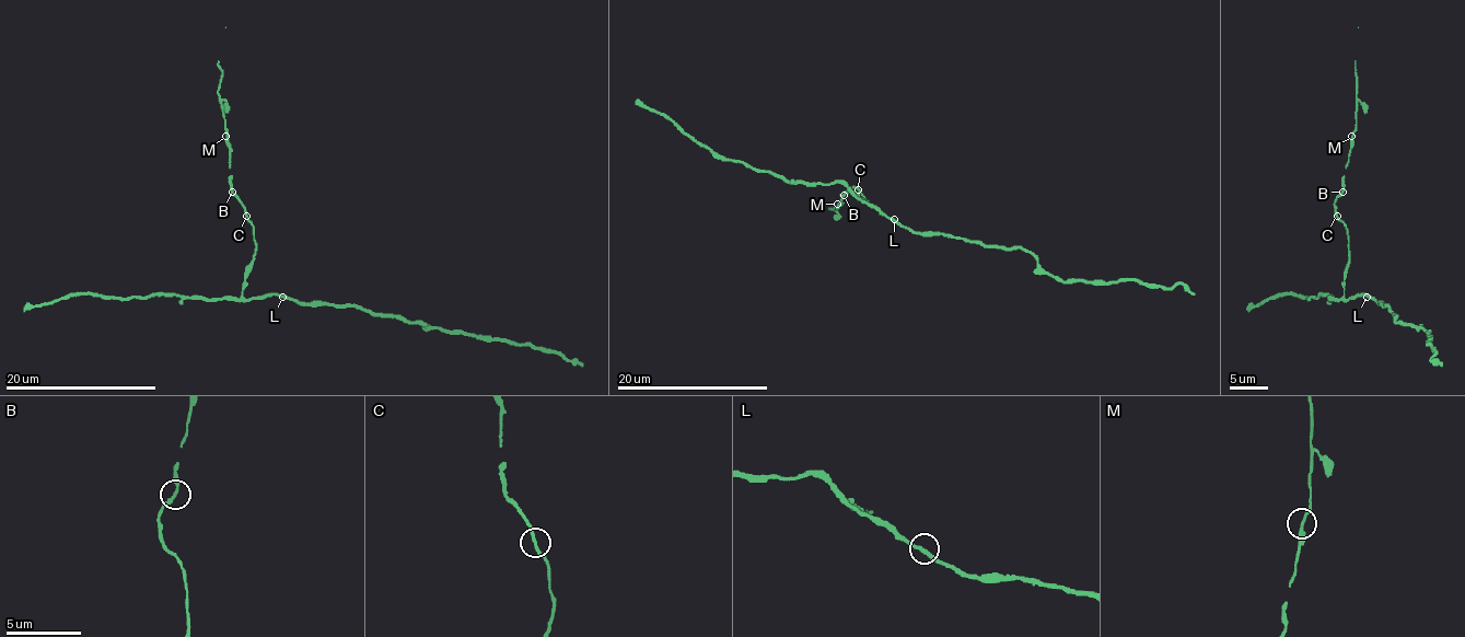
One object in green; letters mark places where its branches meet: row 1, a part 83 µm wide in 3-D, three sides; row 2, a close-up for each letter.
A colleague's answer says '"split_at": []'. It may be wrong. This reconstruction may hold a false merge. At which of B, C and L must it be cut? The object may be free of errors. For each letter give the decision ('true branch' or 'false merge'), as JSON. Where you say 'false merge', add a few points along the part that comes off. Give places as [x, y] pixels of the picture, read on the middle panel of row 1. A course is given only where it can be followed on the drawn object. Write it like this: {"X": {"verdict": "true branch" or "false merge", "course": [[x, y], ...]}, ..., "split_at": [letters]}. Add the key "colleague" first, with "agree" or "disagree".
{"colleague": "agree", "B": {"verdict": "true branch"}, "C": {"verdict": "true branch"}, "L": {"verdict": "true branch"}, "split_at": []}

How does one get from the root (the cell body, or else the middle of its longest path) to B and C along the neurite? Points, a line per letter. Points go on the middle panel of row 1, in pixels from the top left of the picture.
B: (894, 221), (857, 198), (868, 200), (857, 187), (850, 187), (844, 195)
C: (894, 221), (857, 198), (868, 200), (858, 189)

